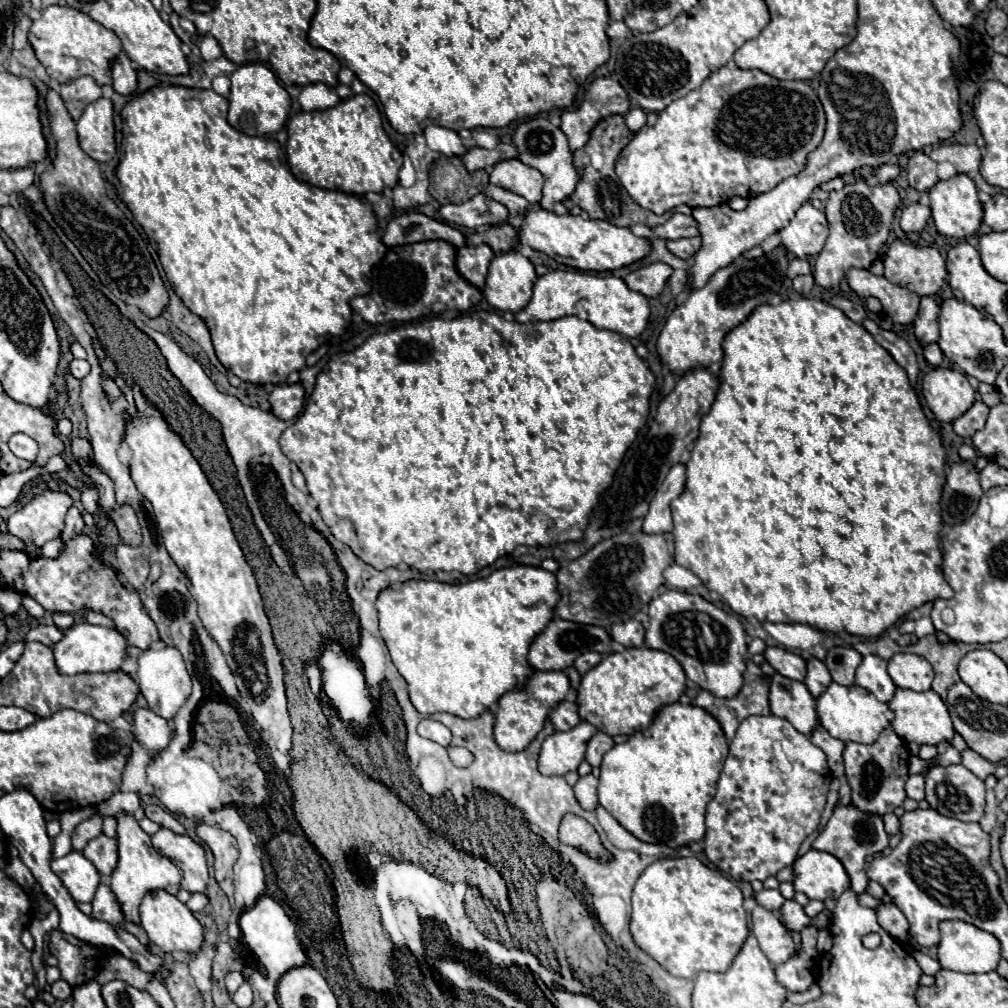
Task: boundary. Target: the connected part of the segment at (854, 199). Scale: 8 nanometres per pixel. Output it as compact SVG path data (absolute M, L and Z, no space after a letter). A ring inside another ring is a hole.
M858 181L856 185L846 185L844 189L830 193L826 203L830 235L826 239L824 251L816 257L814 265L816 285L830 289L844 279L848 267L868 269L876 259L878 251L882 249L882 245L888 241L888 231L898 203L900 195L892 183L868 187L864 181Z

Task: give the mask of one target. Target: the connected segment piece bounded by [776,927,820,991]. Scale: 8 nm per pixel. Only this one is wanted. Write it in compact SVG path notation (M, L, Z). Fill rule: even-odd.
M806 927L802 933L802 945L794 957L790 957L786 963L776 967L776 979L780 985L784 985L788 991L806 991L816 983L814 977L814 965L820 957L816 951L816 927Z

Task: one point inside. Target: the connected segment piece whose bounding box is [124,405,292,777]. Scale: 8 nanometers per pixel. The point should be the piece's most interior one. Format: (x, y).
(193, 522)

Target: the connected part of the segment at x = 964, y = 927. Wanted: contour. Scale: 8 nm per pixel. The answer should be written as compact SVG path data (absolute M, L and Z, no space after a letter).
M944 921L940 923L942 941L938 943L938 961L944 969L960 973L988 973L998 967L1000 961L1000 943L994 935L980 931L964 921Z

